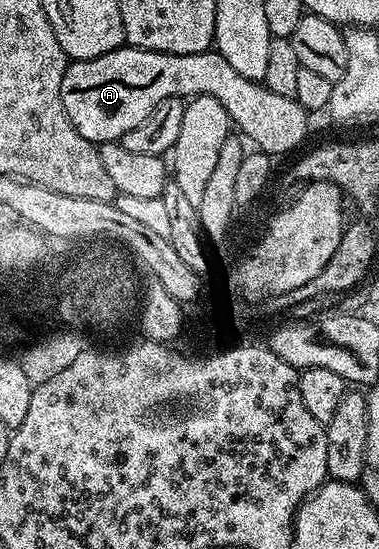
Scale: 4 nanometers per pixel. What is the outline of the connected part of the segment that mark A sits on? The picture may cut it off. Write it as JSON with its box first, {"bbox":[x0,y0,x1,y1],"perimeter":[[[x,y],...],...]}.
{"bbox":[61,46,310,158],"perimeter":[[[122,46],[99,58],[66,63],[61,87],[67,118],[71,118],[83,138],[98,146],[120,141],[123,134],[135,130],[168,96],[210,96],[215,102],[223,102],[223,110],[227,110],[236,131],[270,158],[295,151],[309,132],[310,113],[297,100],[275,94],[264,83],[248,80],[216,50],[176,56]]]}

